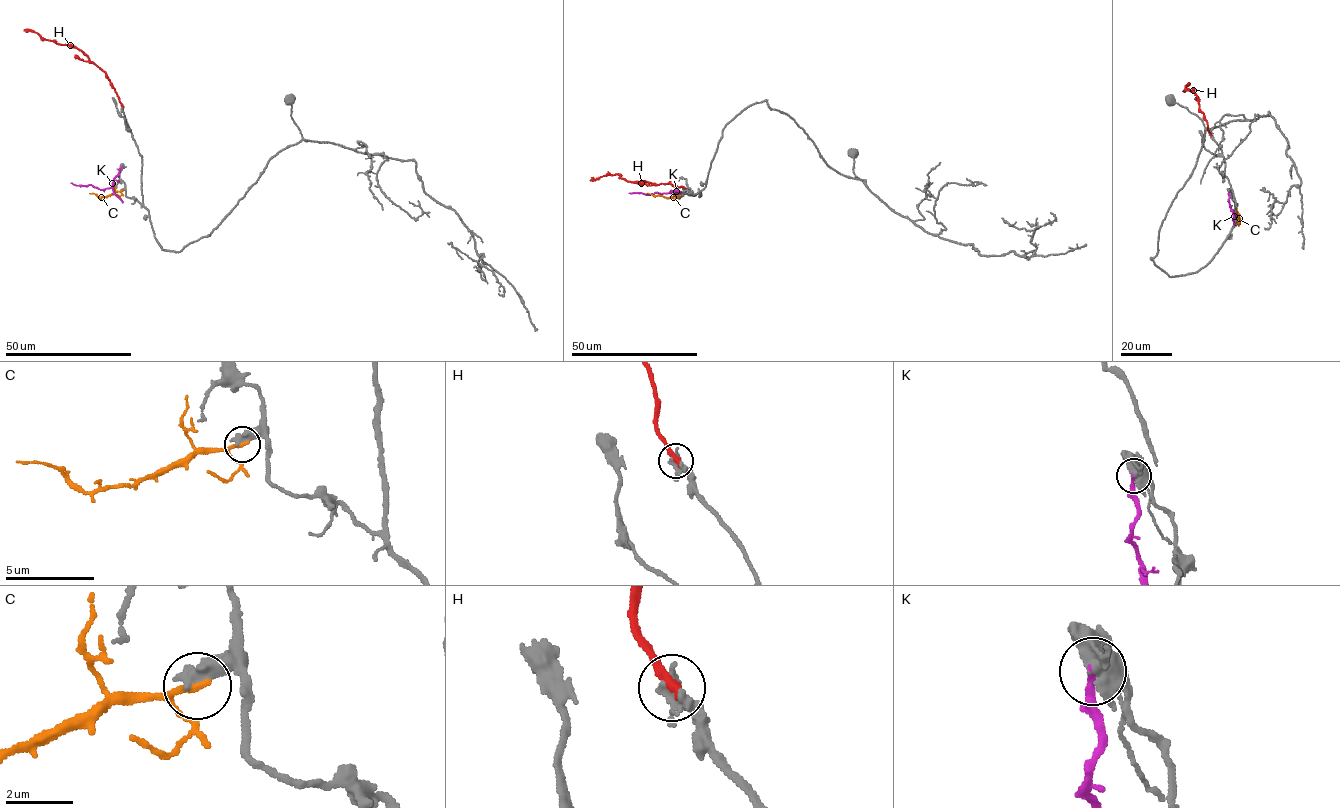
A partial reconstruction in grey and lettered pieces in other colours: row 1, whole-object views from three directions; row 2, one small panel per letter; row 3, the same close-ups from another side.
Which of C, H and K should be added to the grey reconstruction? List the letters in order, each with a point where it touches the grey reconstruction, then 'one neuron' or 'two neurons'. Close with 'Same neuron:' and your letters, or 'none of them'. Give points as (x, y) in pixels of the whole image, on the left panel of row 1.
C: meets grey at (122, 191); two neurons
H: meets grey at (122, 106); two neurons
K: meets grey at (122, 167); two neurons
Same neuron: none of them

